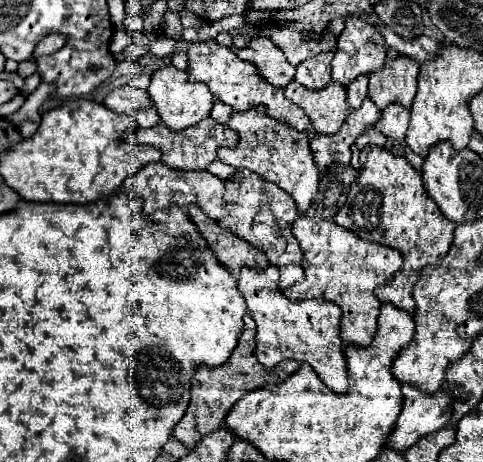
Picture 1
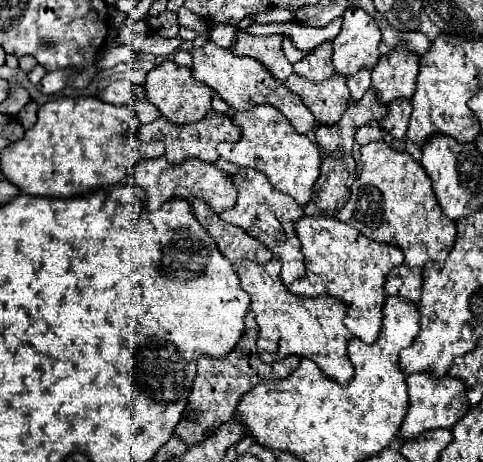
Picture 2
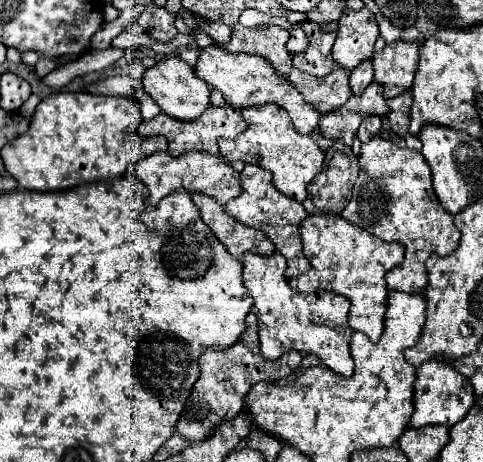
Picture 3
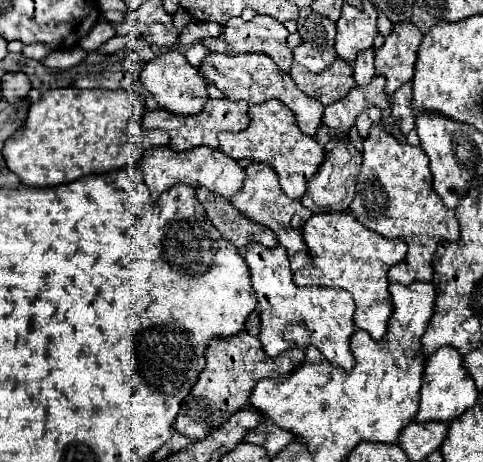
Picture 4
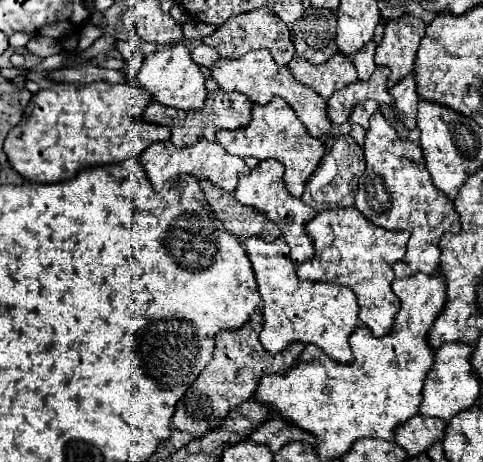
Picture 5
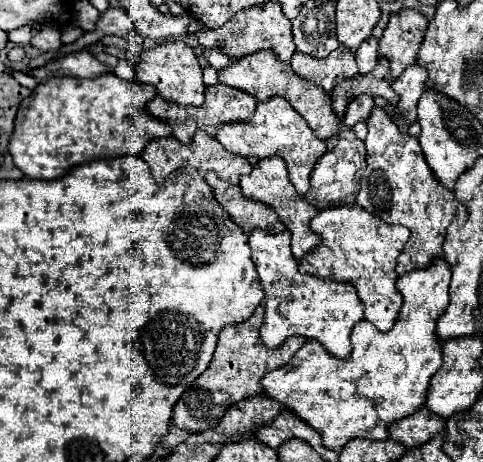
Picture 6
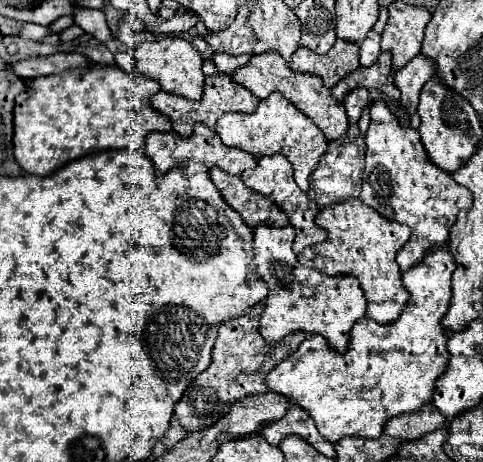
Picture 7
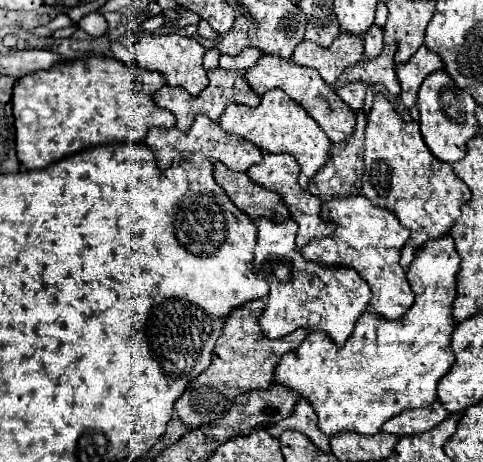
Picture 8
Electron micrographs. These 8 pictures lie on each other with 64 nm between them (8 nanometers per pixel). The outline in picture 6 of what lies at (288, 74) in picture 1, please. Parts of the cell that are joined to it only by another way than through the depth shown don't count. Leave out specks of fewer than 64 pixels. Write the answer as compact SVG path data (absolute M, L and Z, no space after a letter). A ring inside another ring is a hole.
M268 2L264 6L254 6L238 12L228 24L224 24L218 30L202 30L196 32L196 38L204 48L218 48L230 58L242 58L246 54L258 52L258 50L272 50L278 60L290 62L292 54L296 52L294 40L292 40L292 22L282 14L282 8L278 2Z

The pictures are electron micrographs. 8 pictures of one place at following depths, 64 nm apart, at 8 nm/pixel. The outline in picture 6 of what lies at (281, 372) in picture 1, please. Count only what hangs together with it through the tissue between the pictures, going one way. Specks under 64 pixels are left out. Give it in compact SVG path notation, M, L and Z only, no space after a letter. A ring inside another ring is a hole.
M256 310L256 314L242 324L230 324L220 330L218 346L216 346L210 366L194 380L194 384L180 396L178 404L174 406L174 416L172 416L174 426L178 426L190 434L216 428L232 404L236 404L248 396L262 394L262 384L260 384L262 376L288 364L288 360L306 342L304 338L294 336L284 342L284 348L268 350L260 342L260 336L258 336L258 326L260 326L258 316L262 316L262 310Z

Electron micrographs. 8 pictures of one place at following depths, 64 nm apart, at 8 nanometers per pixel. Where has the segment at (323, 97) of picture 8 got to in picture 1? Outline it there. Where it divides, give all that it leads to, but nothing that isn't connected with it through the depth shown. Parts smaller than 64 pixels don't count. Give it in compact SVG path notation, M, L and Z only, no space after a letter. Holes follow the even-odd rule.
M216 40L194 42L194 44L190 44L186 54L188 54L188 80L204 82L216 100L232 106L236 112L246 112L246 110L252 110L258 106L266 106L268 116L272 116L274 120L280 120L300 132L304 132L310 126L306 114L296 104L288 102L288 98L284 96L284 90L280 90L280 88L268 84L264 78L260 78L254 64L240 60L228 46L220 46Z

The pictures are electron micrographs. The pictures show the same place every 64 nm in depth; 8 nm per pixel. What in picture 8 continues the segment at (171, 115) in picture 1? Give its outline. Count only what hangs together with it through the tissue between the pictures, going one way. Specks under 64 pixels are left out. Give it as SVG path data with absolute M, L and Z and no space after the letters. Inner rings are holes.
M176 32L160 34L160 36L144 36L134 44L134 54L136 54L138 68L160 72L166 80L166 86L184 88L186 92L190 92L190 96L198 96L208 86L208 76L202 66L204 48L194 38L180 36Z

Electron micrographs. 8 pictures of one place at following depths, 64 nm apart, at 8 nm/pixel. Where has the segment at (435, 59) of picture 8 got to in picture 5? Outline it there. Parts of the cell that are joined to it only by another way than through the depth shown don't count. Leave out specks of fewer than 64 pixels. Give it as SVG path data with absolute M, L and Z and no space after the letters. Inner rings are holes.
M414 72L408 74L400 84L396 84L390 90L394 98L394 112L400 116L404 126L408 130L416 128L416 108L418 108L418 96L416 96L416 82Z

